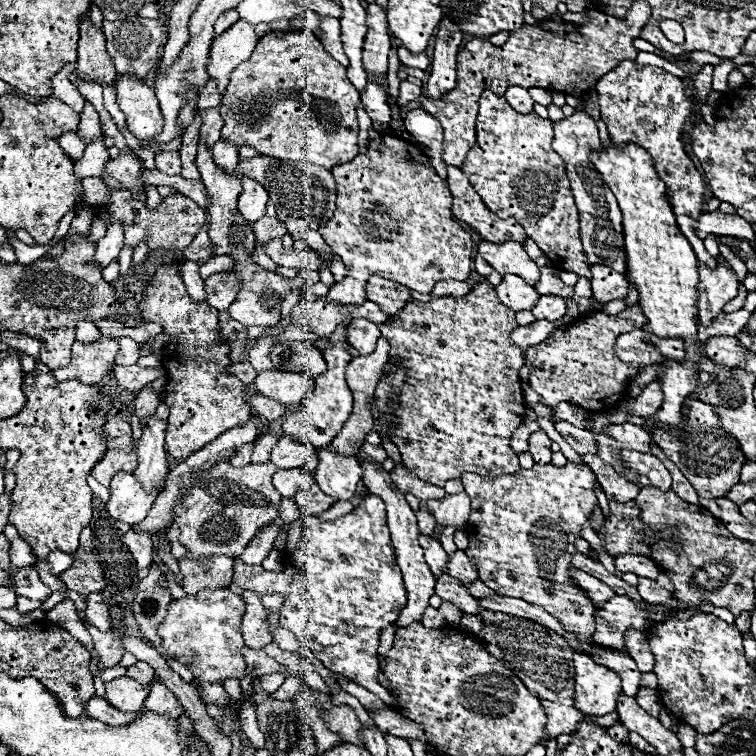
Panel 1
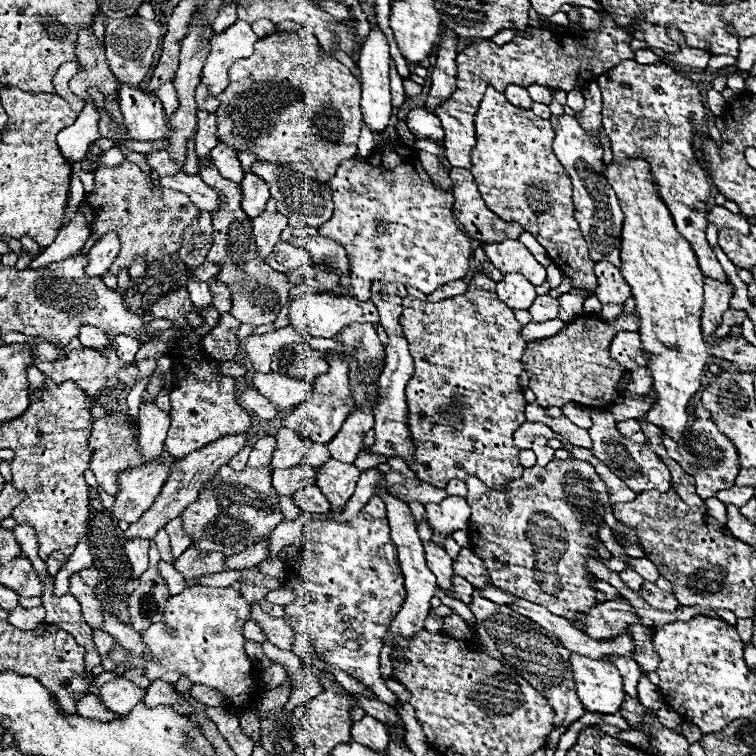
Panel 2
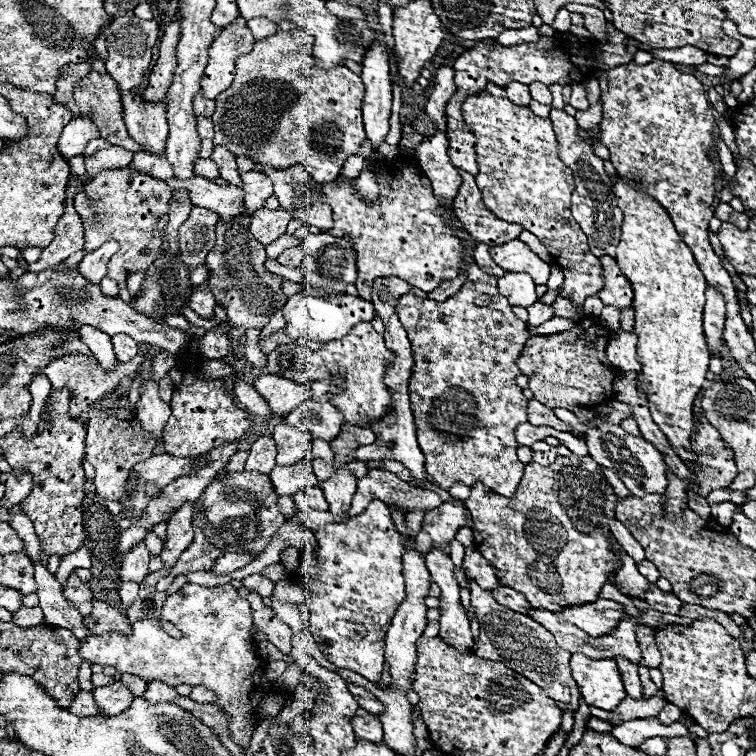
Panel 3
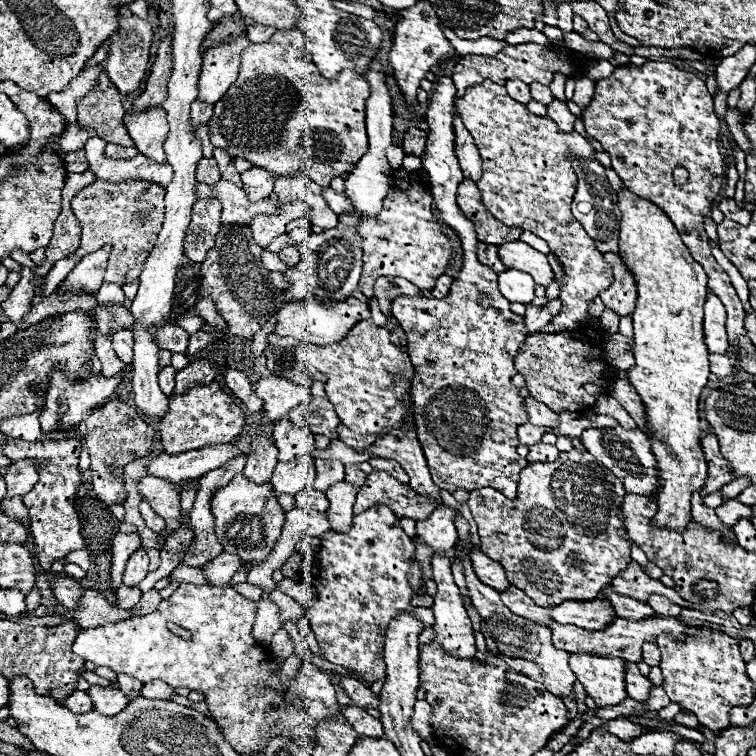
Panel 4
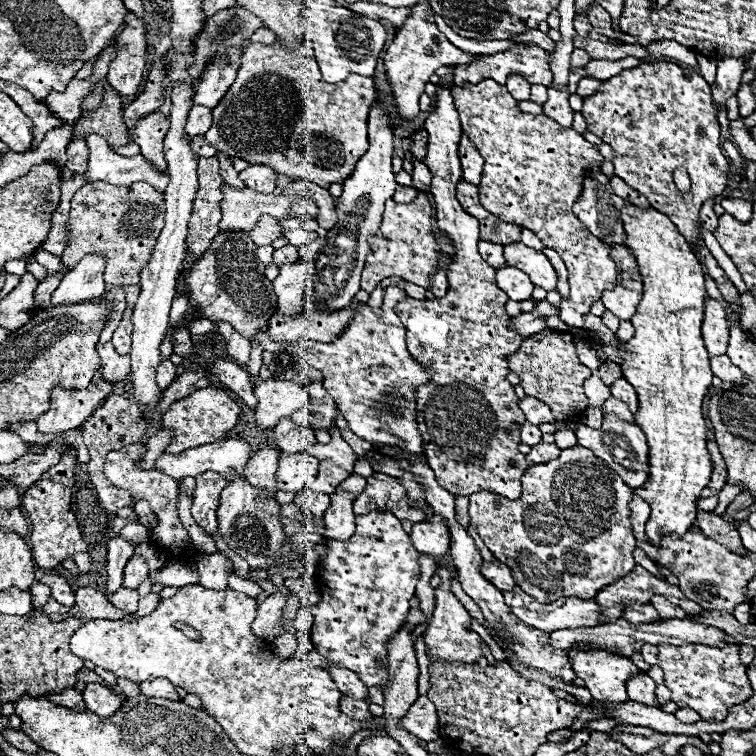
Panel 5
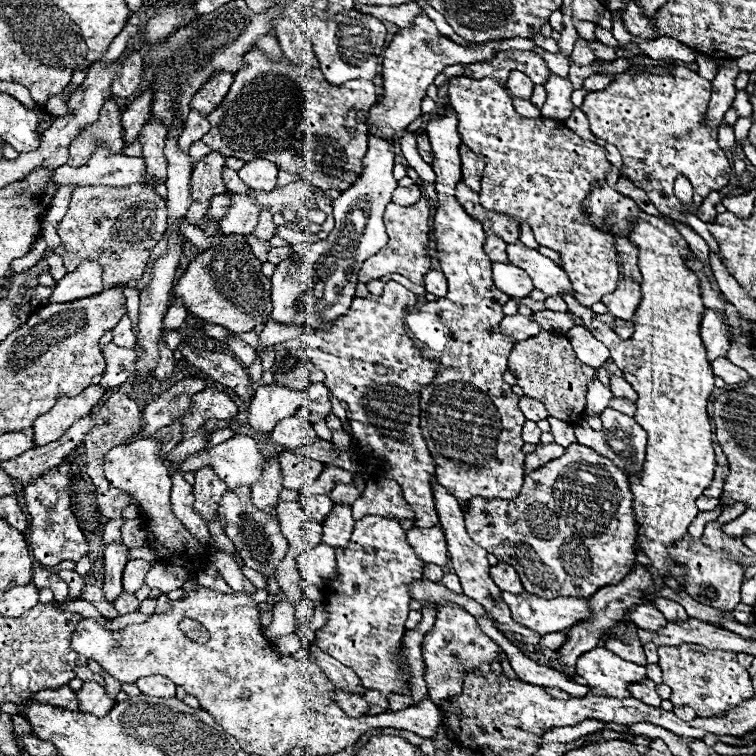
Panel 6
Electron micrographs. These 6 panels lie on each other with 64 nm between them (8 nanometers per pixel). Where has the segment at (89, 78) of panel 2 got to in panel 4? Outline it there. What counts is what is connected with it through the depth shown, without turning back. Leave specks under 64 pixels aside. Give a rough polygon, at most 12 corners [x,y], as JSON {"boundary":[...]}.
{"boundary":[[98,76],[78,100],[80,128],[132,146],[124,126],[122,94]]}

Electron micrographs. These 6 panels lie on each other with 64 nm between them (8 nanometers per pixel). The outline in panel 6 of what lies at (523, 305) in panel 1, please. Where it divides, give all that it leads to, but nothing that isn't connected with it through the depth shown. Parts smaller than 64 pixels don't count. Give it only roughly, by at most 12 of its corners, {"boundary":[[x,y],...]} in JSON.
{"boundary":[[492,262],[494,284],[512,298],[534,288],[532,278],[510,262]]}

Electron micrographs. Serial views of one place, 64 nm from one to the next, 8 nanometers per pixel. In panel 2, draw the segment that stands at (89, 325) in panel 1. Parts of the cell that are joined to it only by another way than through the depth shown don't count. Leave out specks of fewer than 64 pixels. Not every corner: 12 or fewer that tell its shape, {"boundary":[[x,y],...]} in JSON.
{"boundary":[[82,326],[80,342],[88,348],[108,350],[112,342],[94,326]]}

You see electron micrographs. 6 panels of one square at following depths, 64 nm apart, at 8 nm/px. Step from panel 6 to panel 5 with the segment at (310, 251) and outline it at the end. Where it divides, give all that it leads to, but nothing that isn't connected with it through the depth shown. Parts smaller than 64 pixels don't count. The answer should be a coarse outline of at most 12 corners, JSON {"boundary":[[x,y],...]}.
{"boundary":[[370,108],[368,152],[336,226],[272,282],[276,314],[340,312],[360,290],[368,240],[398,186],[393,132]]}

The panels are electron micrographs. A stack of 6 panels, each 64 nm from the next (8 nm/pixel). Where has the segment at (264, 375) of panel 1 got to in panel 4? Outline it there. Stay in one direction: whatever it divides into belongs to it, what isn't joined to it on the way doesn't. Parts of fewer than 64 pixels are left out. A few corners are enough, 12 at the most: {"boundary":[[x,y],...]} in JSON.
{"boundary":[[260,378],[256,394],[264,402],[262,420],[278,422],[310,400],[310,390]]}

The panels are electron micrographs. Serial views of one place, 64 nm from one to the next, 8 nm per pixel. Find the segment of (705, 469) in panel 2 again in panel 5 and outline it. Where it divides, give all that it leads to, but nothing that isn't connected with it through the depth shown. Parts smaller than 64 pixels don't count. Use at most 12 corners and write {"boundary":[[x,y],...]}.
{"boundary":[[708,442],[714,470],[702,496],[716,496],[726,484],[726,462],[716,442]]}

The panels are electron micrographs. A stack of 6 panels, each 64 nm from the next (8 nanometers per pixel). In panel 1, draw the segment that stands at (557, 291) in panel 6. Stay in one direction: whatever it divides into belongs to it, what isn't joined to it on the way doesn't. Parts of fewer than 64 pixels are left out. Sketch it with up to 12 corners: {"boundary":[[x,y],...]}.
{"boundary":[[482,240],[478,252],[504,274],[536,286],[540,266],[522,244]]}

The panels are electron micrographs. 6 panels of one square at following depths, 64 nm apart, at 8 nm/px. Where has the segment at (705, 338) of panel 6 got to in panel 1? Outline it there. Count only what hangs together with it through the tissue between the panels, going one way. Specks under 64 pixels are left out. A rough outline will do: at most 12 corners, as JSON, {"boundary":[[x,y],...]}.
{"boundary":[[724,262],[698,268],[698,316],[710,326],[738,294],[738,278]]}

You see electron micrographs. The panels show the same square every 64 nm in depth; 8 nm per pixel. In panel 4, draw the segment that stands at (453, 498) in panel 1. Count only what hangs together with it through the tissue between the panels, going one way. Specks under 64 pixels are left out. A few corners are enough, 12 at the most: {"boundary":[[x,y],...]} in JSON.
{"boundary":[[454,508],[416,524],[416,540],[436,554],[454,548]]}

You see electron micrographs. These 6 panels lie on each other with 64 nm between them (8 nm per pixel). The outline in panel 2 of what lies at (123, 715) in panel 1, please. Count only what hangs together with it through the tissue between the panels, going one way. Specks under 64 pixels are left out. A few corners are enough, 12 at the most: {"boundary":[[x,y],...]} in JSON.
{"boundary":[[86,694],[76,702],[76,714],[110,722],[114,712],[102,706],[96,694]]}

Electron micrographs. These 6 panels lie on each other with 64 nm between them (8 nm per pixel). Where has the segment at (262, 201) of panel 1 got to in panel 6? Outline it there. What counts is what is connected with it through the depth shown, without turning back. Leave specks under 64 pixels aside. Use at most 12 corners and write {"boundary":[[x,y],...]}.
{"boundary":[[268,160],[246,162],[238,174],[252,190],[276,186],[278,168]]}

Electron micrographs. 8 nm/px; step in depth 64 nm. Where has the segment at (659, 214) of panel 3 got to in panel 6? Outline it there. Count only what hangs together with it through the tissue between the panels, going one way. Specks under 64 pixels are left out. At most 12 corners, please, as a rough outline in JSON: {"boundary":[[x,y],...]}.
{"boundary":[[640,214],[642,302],[628,341],[572,296],[638,392],[630,478],[654,592],[714,476],[688,242]]}

